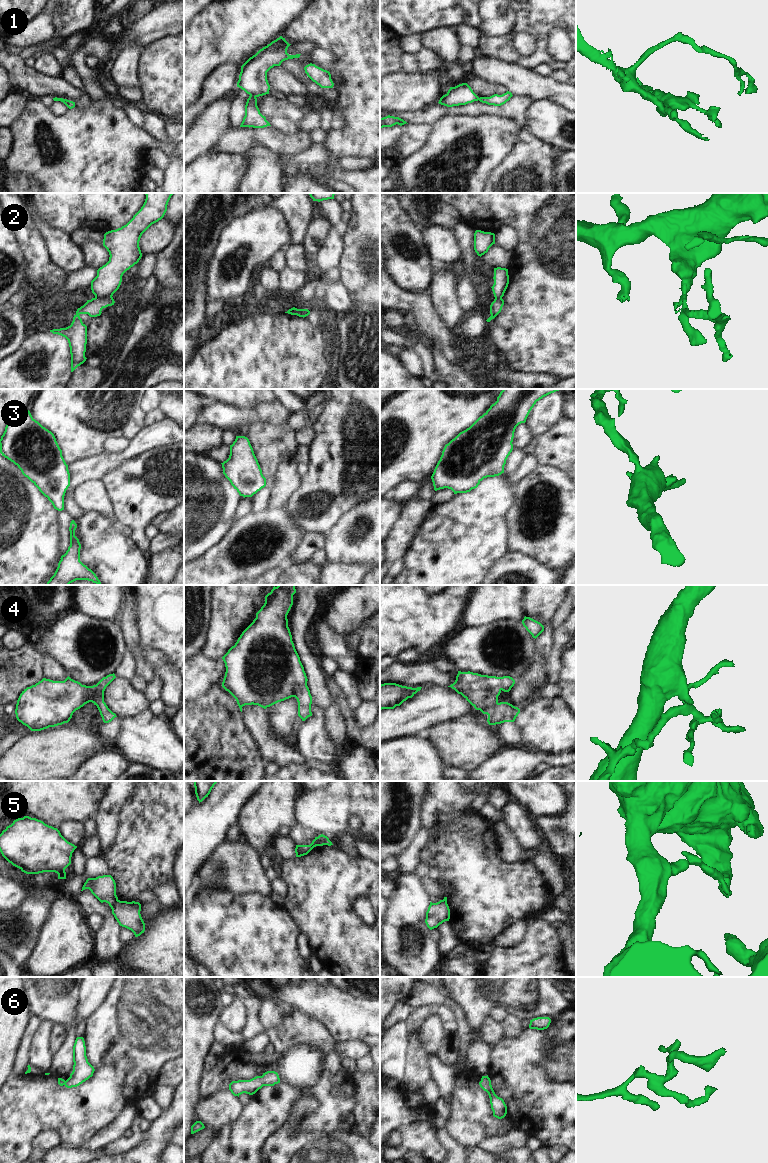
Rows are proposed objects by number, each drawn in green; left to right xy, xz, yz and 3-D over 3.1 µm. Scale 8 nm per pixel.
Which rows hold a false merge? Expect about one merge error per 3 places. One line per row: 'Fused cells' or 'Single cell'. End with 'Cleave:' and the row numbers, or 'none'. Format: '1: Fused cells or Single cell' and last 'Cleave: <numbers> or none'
1: Single cell
2: Fused cells
3: Single cell
4: Fused cells
5: Fused cells
6: Single cell
Cleave: 2, 4, 5

